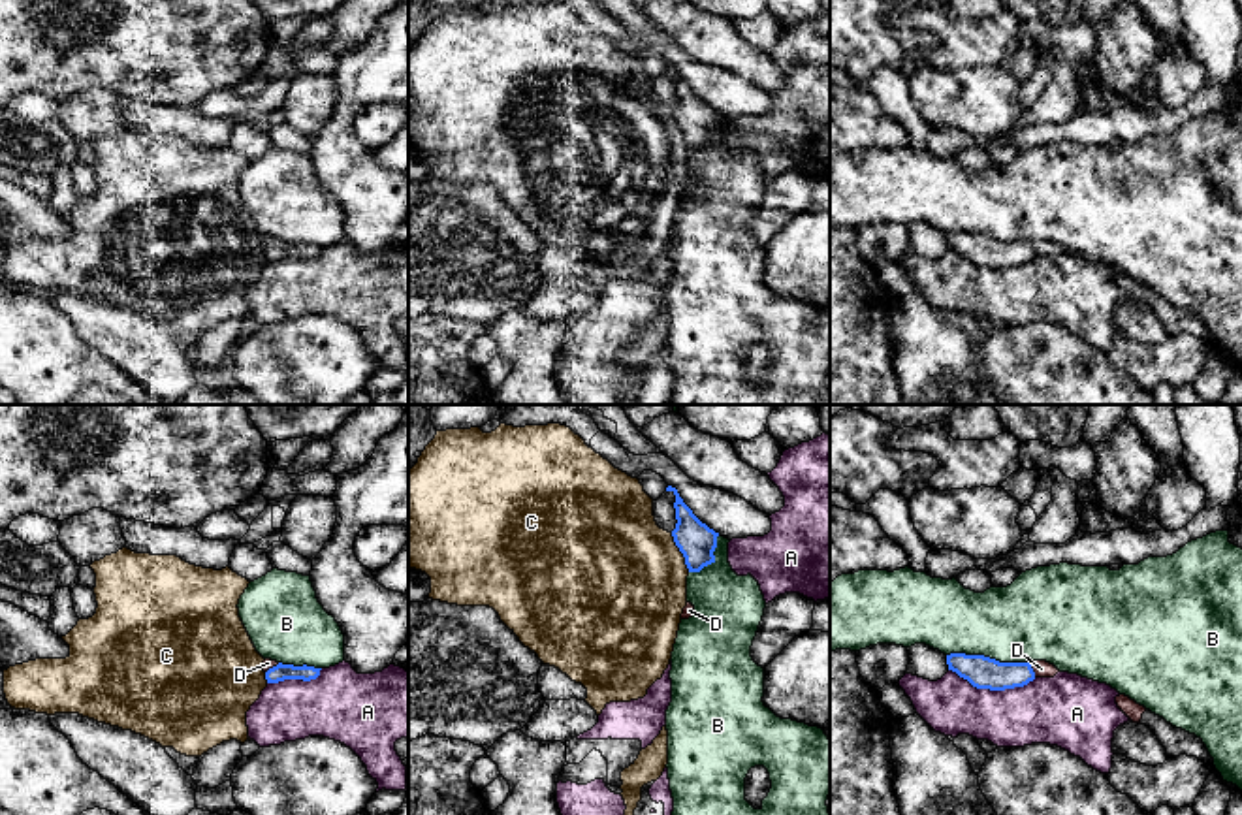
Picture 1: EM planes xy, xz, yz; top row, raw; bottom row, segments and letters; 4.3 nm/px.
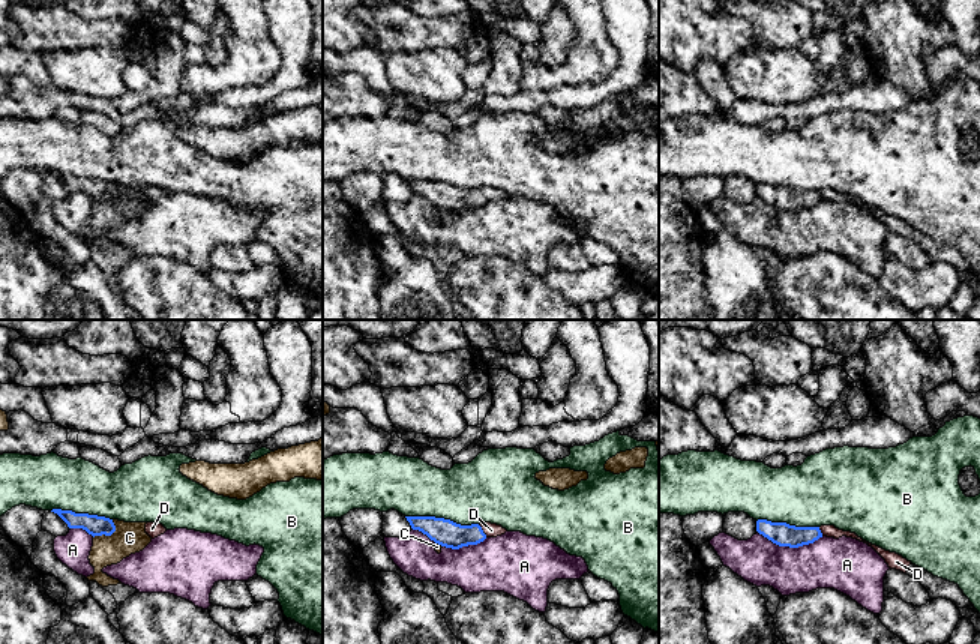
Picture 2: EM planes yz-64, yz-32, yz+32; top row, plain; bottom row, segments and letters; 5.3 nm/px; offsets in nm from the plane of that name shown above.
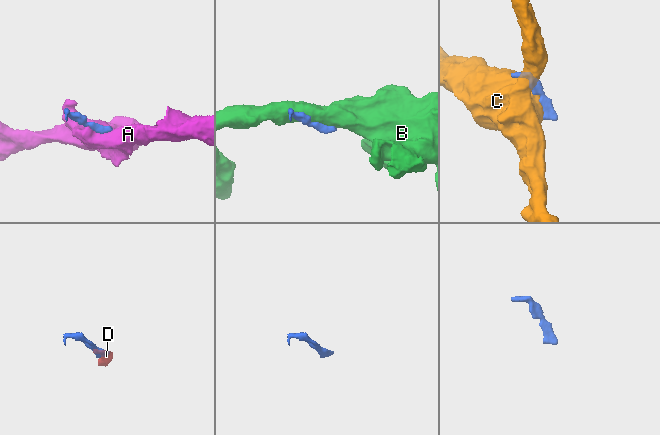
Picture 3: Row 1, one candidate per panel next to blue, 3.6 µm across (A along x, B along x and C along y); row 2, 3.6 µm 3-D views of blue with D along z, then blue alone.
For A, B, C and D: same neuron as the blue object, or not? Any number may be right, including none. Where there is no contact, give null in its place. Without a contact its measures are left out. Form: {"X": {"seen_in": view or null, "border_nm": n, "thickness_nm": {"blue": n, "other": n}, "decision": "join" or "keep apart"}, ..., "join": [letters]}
{"A": {"seen_in": "yz", "border_nm": 380, "thickness_nm": {"blue": 140, "other": 280}, "decision": "keep apart"}, "B": {"seen_in": "yz", "border_nm": 360, "thickness_nm": {"blue": 140, "other": 360}, "decision": "keep apart"}, "C": {"seen_in": "xz", "border_nm": 190, "thickness_nm": {"blue": 160, "other": 500}, "decision": "keep apart"}, "D": {"seen_in": "yz", "border_nm": 70, "thickness_nm": {"blue": 140, "other": 70}, "decision": "join"}, "join": ["D"]}

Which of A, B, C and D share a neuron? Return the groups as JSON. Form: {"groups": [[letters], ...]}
{"groups": [["A"], ["B"], ["C"], ["D"]]}

